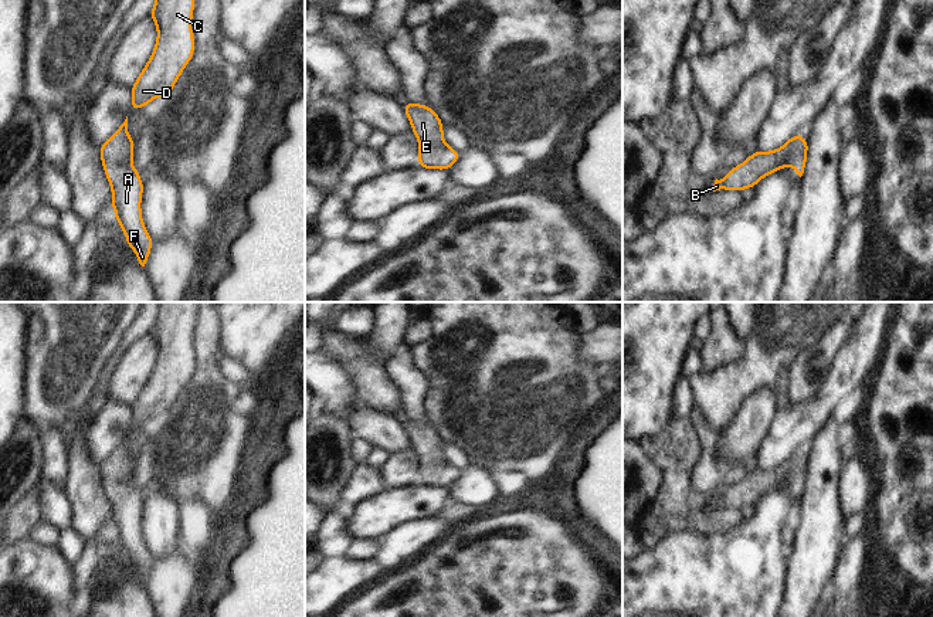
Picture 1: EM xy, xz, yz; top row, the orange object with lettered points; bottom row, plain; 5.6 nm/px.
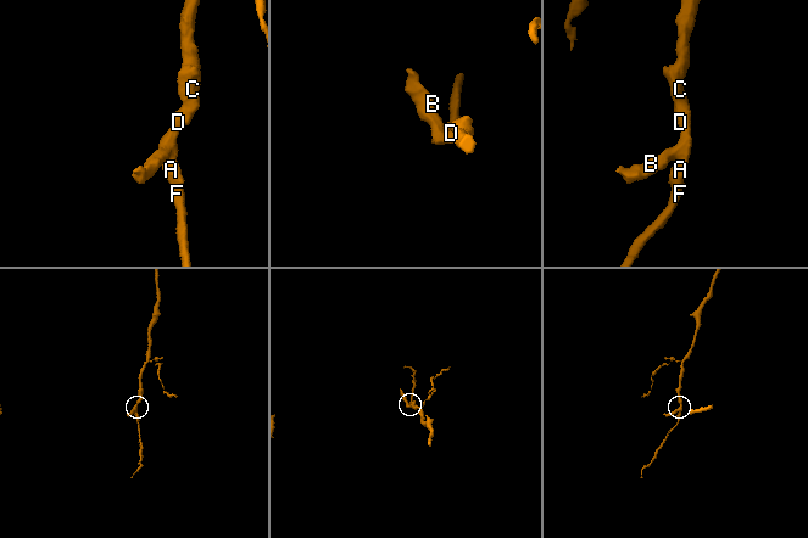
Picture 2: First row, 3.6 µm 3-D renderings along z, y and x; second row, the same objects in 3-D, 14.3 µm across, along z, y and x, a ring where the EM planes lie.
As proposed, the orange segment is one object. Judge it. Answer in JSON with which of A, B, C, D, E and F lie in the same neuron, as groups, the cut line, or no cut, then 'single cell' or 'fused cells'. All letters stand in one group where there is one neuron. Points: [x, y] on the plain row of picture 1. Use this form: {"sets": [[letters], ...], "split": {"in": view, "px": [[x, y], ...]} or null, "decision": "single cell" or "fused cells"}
{"sets": [["A", "B", "C", "D", "E", "F"]], "split": null, "decision": "single cell"}

